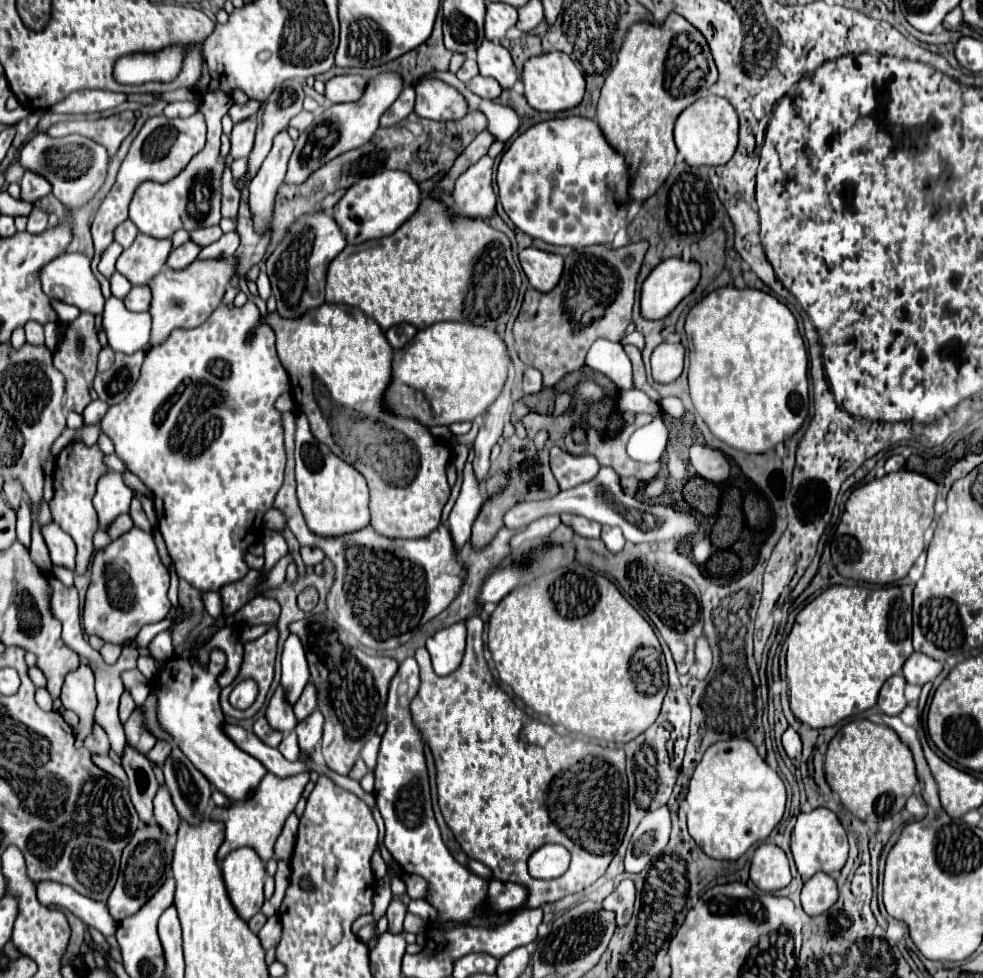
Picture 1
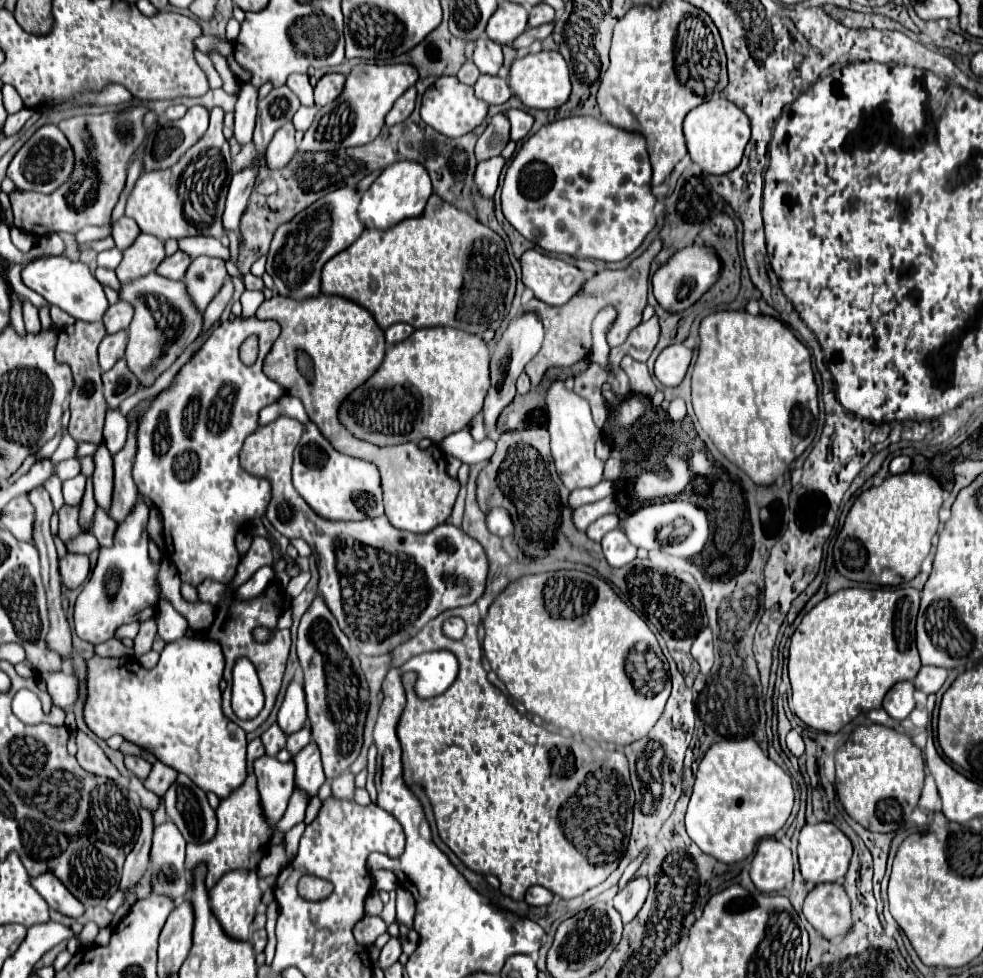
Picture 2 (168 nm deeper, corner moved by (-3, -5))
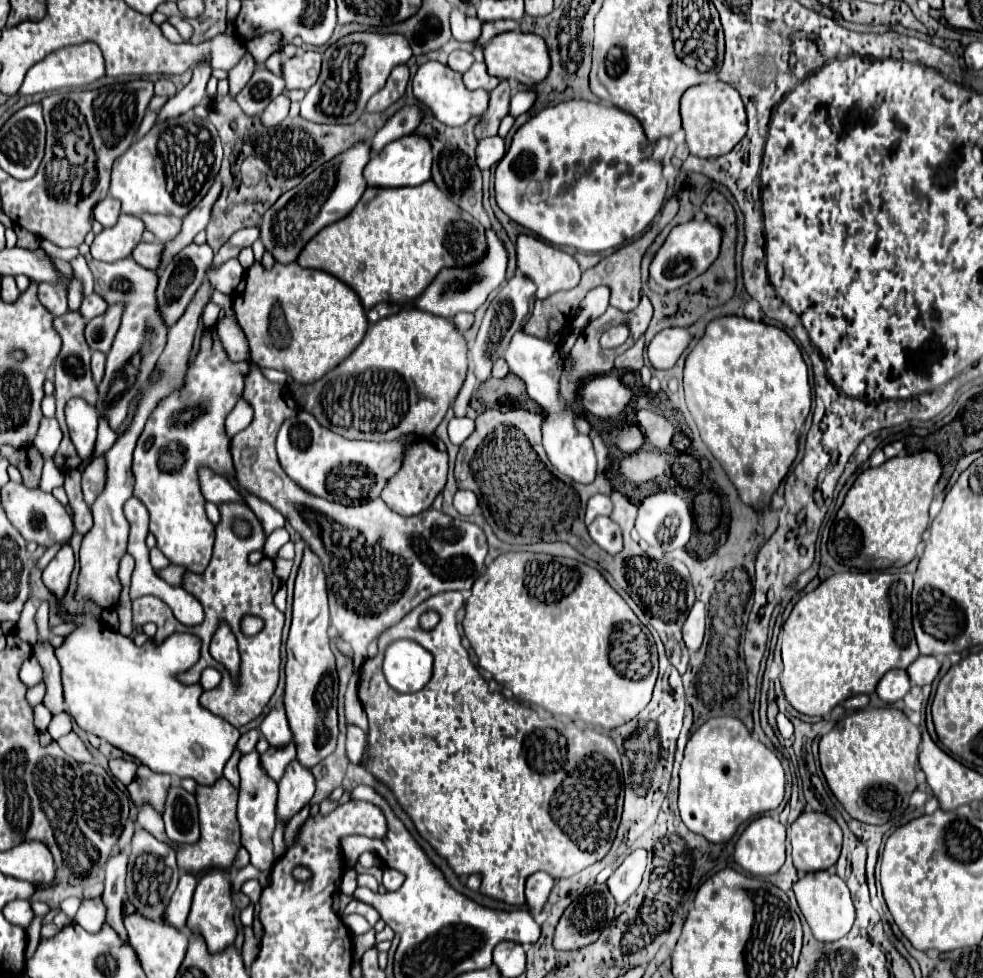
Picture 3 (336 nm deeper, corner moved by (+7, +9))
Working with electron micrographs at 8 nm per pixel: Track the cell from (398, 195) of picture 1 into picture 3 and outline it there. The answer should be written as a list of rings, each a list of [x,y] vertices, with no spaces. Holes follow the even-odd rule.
[[[408,134],[394,142],[390,142],[384,150],[372,156],[368,162],[364,176],[368,180],[368,186],[380,186],[380,188],[402,188],[402,186],[418,186],[432,178],[432,144],[426,136],[420,134]]]

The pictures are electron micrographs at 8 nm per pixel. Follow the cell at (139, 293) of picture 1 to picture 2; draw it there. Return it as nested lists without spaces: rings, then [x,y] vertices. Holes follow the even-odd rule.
[[[118,302],[114,306],[110,306],[104,314],[104,326],[106,326],[106,332],[108,334],[114,334],[118,330],[126,330],[132,322],[132,316],[134,314],[134,308],[128,304],[128,302]]]

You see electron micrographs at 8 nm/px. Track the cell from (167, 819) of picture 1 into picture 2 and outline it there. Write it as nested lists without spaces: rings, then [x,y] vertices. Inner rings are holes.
[[[170,820],[154,828],[148,872],[152,874],[154,892],[170,896],[176,904],[180,904],[188,892],[184,848],[186,840]]]

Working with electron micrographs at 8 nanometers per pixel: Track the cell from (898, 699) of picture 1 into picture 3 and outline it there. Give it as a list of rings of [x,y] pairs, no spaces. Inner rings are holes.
[[[890,670],[890,672],[886,672],[884,678],[880,680],[876,692],[886,704],[894,704],[894,702],[902,700],[910,692],[908,672],[906,670]]]

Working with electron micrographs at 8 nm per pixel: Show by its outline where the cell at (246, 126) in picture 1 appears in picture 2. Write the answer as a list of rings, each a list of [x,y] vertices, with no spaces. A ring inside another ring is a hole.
[[[242,84],[234,112],[234,138],[240,144],[252,140],[256,124],[256,102],[258,102],[258,90],[254,86]]]

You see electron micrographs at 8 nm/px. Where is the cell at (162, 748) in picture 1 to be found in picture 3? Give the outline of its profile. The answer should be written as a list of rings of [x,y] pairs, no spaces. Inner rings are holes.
[[[140,764],[134,782],[128,784],[128,794],[130,794],[136,808],[150,804],[158,814],[162,814],[170,784],[172,784],[172,778],[168,774],[150,772],[146,766]]]

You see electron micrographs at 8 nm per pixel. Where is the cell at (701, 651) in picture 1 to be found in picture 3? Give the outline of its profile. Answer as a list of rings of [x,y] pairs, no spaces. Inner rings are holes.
[[[696,600],[682,628],[682,638],[690,652],[696,652],[702,646],[704,630],[706,630],[706,606],[700,600]]]

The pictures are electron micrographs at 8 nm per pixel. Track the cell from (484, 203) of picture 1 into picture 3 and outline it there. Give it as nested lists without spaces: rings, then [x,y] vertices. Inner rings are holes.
[[[490,136],[490,138],[480,140],[480,144],[476,148],[476,162],[482,170],[496,164],[502,156],[504,156],[504,138]]]

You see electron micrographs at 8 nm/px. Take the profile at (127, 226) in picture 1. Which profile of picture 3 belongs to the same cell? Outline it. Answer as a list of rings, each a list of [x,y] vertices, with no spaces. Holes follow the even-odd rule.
[[[106,196],[104,200],[100,200],[100,202],[94,206],[92,214],[94,214],[94,220],[98,220],[104,228],[114,226],[116,220],[118,220],[118,216],[120,216],[120,202],[116,202],[114,198]]]

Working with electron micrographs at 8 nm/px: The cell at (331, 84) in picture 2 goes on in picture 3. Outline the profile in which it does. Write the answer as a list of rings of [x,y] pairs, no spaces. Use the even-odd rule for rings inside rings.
[[[314,50],[298,52],[292,58],[282,62],[282,78],[286,82],[286,90],[308,90],[316,84],[320,74],[322,56]]]

